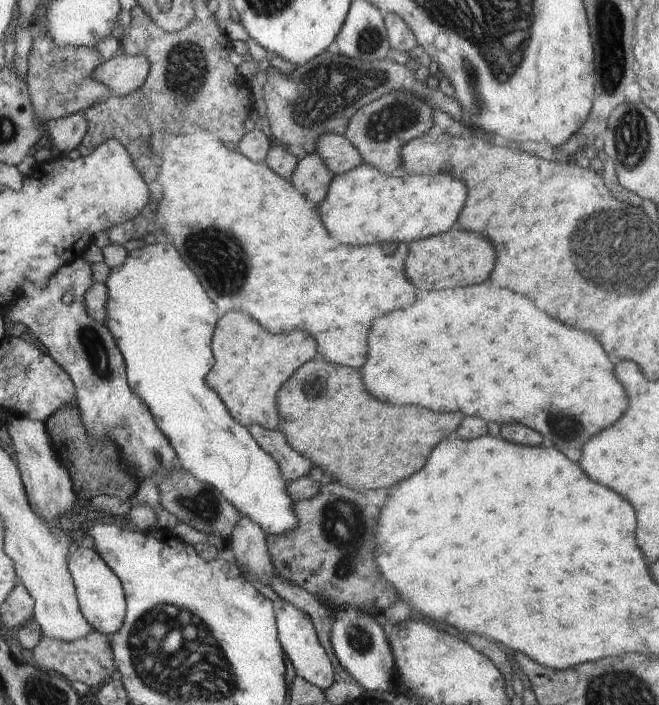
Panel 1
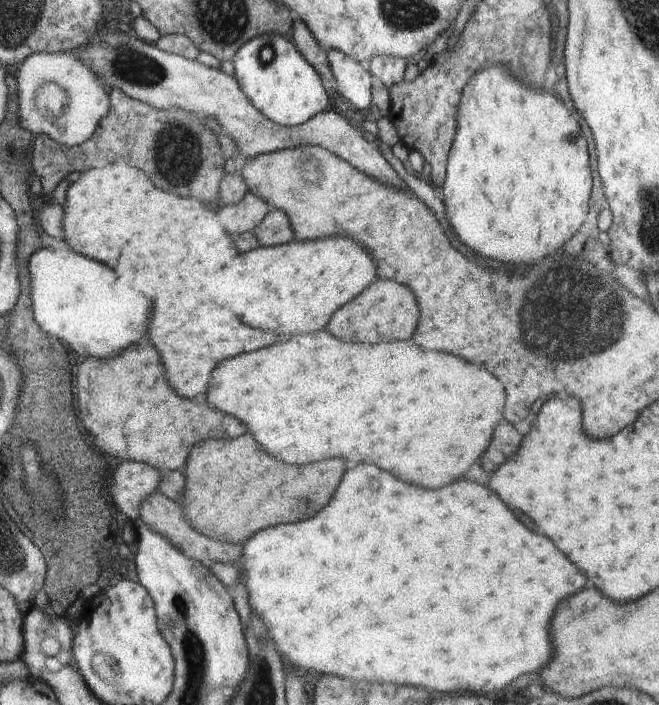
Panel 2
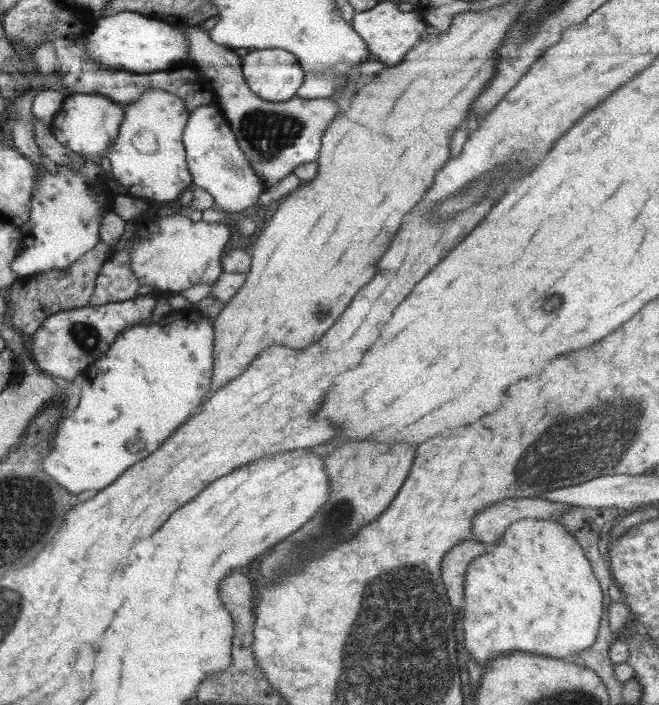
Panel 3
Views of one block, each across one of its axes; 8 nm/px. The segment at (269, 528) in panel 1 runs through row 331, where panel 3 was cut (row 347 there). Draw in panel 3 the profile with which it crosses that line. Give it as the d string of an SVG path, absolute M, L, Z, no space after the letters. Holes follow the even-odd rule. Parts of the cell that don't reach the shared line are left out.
M190 308L171 311L161 322L124 329L116 335L110 348L76 377L82 386L80 401L74 412L68 413L68 418L58 422L58 436L54 435L52 449L42 459L46 474L74 496L112 484L124 470L160 448L160 444L202 404L210 388L212 358L213 326Z

